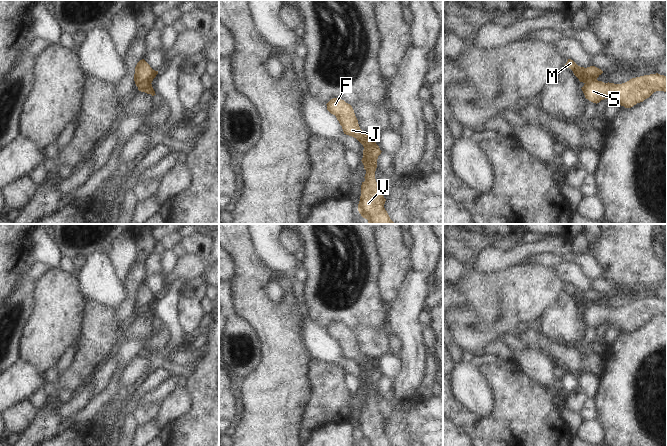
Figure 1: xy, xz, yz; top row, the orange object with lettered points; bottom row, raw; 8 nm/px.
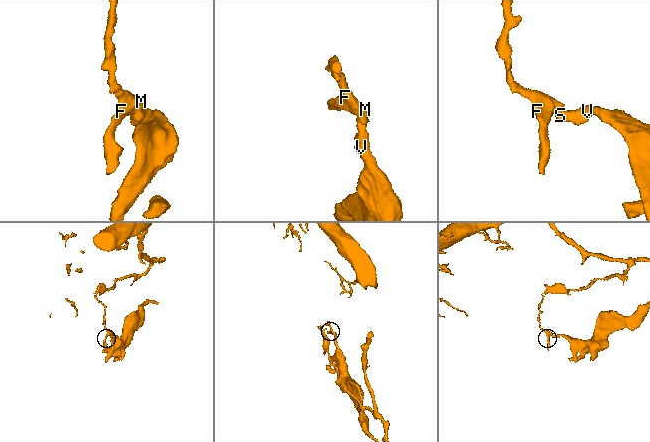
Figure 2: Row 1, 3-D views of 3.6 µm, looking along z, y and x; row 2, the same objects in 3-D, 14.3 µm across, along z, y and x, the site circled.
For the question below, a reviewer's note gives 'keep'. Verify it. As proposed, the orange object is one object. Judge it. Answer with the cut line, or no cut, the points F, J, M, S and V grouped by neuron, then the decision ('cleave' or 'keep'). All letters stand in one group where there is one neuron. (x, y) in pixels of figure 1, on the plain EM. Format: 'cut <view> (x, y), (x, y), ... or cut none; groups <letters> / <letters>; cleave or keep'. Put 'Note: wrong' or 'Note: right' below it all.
cut xy (150, 307), (138, 311); groups F J M / S V; cleave
Note: wrong

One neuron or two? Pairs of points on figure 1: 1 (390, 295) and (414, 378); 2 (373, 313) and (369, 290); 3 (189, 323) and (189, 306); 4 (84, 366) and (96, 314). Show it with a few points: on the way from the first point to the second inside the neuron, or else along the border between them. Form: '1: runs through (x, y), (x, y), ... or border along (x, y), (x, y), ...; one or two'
1: border along (403, 280), (396, 298), (389, 305); two
2: runs through (369, 307), (369, 296); one
3: runs through (189, 319), (189, 310); one
4: runs through (89, 353), (96, 341), (96, 327); one

